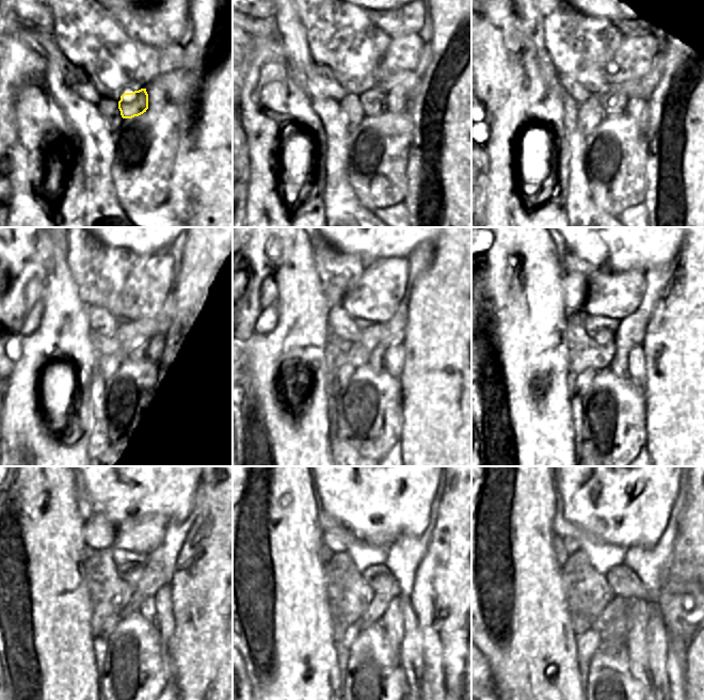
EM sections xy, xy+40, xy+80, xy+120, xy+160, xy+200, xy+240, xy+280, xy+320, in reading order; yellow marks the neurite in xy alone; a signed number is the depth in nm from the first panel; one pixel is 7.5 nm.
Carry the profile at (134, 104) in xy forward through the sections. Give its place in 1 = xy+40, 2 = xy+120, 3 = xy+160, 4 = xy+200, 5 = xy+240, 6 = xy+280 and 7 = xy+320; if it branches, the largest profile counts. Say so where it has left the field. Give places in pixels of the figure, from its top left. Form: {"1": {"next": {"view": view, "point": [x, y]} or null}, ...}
{"1": {"next": {"view": "xy+40", "point": [373, 101]}}, "2": {"next": {"view": "xy+120", "point": [133, 336]}}, "3": {"next": {"view": "xy+160", "point": [371, 336]}}, "4": {"next": {"view": "xy+200", "point": [619, 364]}}, "5": {"next": {"view": "xy+240", "point": [146, 609]}}, "6": {"next": {"view": "xy+280", "point": [393, 621]}}, "7": {"next": {"view": "xy+320", "point": [639, 611]}}}

